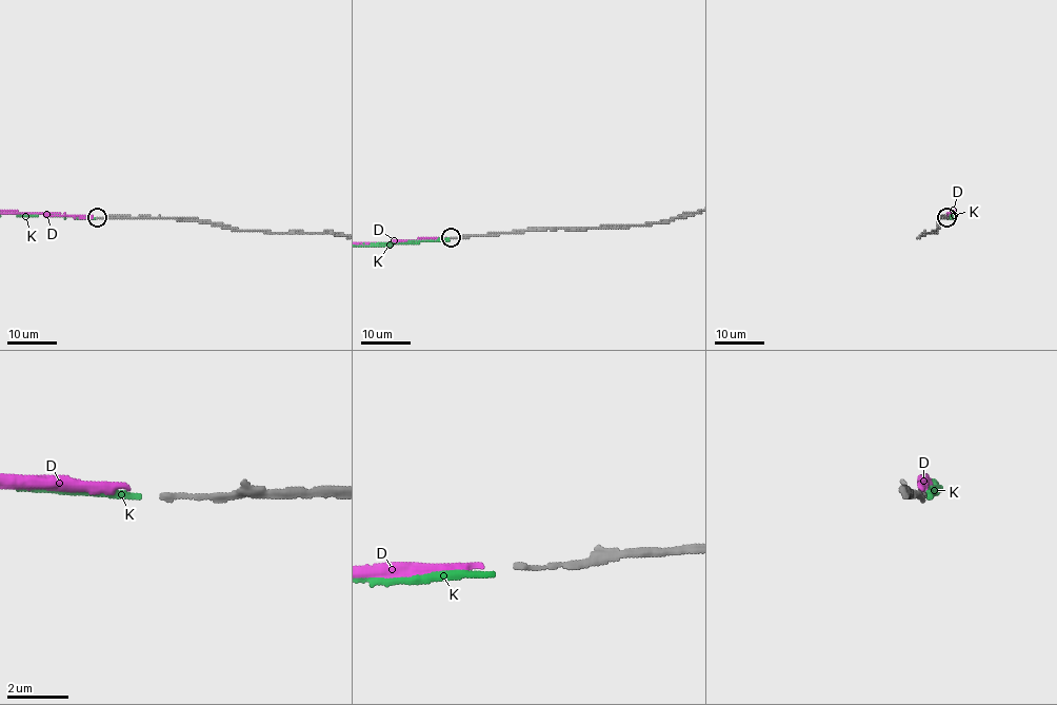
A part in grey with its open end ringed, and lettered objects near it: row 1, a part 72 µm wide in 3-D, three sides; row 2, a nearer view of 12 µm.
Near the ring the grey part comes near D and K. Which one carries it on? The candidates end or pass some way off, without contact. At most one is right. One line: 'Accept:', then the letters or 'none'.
Accept: none

